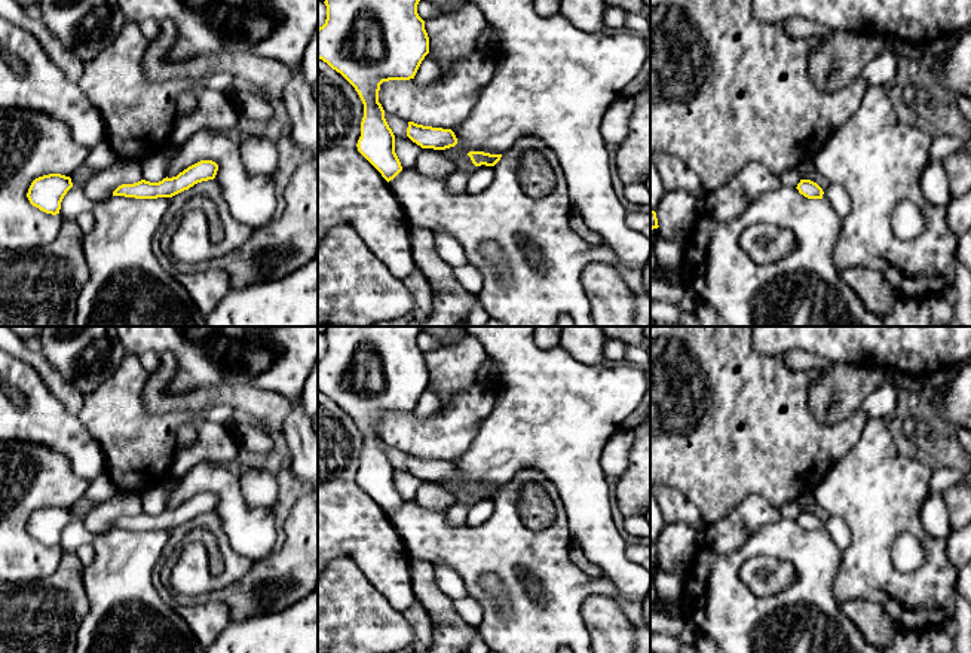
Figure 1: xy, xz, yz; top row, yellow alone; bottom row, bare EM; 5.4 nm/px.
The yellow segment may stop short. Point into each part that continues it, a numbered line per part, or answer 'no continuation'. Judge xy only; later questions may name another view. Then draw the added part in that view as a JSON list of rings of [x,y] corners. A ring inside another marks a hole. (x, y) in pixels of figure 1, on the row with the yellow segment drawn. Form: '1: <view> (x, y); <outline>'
no continuation

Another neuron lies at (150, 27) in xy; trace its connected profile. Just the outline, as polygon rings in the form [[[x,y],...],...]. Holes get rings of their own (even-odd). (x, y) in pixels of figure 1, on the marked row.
[[[146,18],[141,22],[138,22],[141,33],[144,37],[150,42],[156,39],[160,33],[160,21],[154,18]]]

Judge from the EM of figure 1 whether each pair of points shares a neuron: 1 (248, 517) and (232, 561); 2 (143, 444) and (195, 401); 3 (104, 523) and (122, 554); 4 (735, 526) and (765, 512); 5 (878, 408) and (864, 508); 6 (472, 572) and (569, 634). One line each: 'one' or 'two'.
1: two
2: two
3: two
4: one
5: two
6: one

